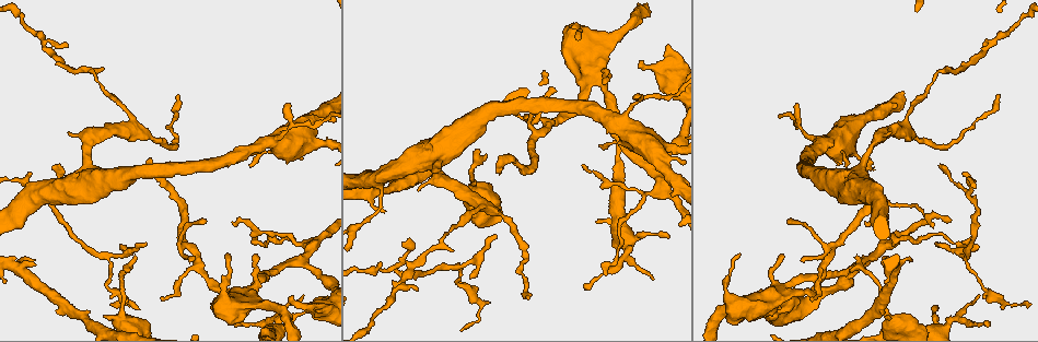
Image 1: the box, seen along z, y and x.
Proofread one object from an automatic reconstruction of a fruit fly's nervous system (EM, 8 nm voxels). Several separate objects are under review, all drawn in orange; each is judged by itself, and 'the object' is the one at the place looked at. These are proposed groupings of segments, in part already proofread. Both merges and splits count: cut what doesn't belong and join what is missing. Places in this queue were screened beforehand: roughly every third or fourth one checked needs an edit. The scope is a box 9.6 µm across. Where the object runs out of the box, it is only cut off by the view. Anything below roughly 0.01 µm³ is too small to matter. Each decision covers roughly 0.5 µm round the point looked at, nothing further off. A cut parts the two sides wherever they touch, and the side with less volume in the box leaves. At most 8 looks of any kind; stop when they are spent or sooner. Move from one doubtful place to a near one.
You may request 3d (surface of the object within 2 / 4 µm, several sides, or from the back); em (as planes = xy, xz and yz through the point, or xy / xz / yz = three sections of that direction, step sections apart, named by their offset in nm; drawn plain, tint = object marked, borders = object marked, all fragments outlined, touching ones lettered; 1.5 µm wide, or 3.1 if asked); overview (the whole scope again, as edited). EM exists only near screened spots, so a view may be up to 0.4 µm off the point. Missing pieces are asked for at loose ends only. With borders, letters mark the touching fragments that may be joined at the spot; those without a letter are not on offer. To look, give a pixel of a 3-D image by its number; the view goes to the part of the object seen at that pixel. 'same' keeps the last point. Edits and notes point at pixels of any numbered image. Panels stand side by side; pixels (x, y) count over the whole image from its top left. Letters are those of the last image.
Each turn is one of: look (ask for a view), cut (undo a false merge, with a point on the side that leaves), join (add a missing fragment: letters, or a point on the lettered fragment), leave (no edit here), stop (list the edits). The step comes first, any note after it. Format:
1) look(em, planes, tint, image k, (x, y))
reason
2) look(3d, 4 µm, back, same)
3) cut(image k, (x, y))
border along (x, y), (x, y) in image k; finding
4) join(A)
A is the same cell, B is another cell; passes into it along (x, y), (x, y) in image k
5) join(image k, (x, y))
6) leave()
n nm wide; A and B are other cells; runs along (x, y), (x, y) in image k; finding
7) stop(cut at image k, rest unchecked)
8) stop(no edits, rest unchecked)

look(em, planes, tint, image 1, (484, 157))
free end

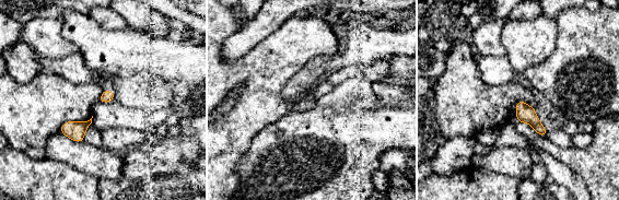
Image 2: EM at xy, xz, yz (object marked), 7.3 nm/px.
look(em, planes, borders, same)

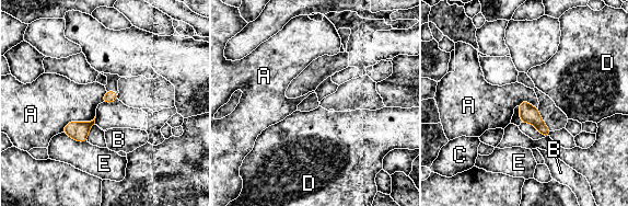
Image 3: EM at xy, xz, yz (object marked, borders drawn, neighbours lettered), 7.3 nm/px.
leave()
A touches over 280 nm; A, B, C, D and E are other cells; no lettered fragment goes on from it

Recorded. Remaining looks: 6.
look(em, xz, step 4, borders, image 1, (809, 297))
tapers out

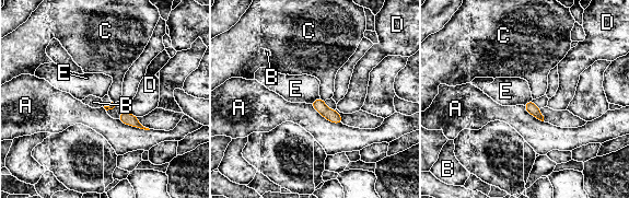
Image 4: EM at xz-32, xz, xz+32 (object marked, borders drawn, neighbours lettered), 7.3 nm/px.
leave()
A, B, C, D and E are other cells; border along (319, 96), (310, 103) in image 4; none of them fits

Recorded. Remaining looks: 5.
look(3d, 4 µm, image 1, (224, 286))
calibre changes

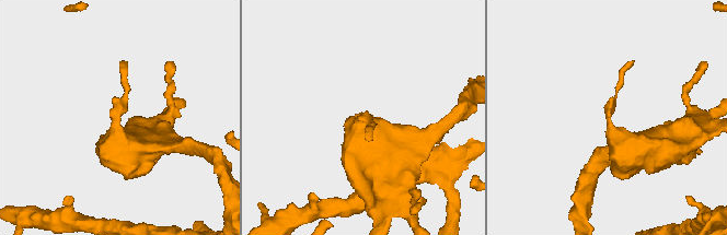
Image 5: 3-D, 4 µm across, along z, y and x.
look(em, xy, step 8, borders, image 5, (361, 112))
shape alone is not enough

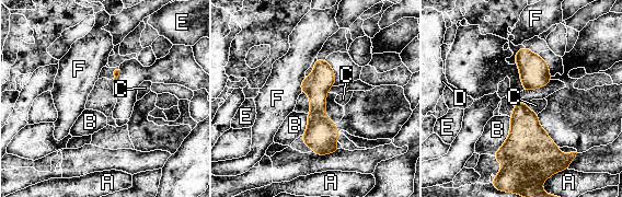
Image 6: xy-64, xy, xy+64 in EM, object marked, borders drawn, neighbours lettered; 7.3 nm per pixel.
leave()
A, B, C, D, E and F are other cells; runs along (322, 62), (320, 152) in image 6; continuous, no second neuron

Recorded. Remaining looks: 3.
stop(no edits, rest unchecked)

